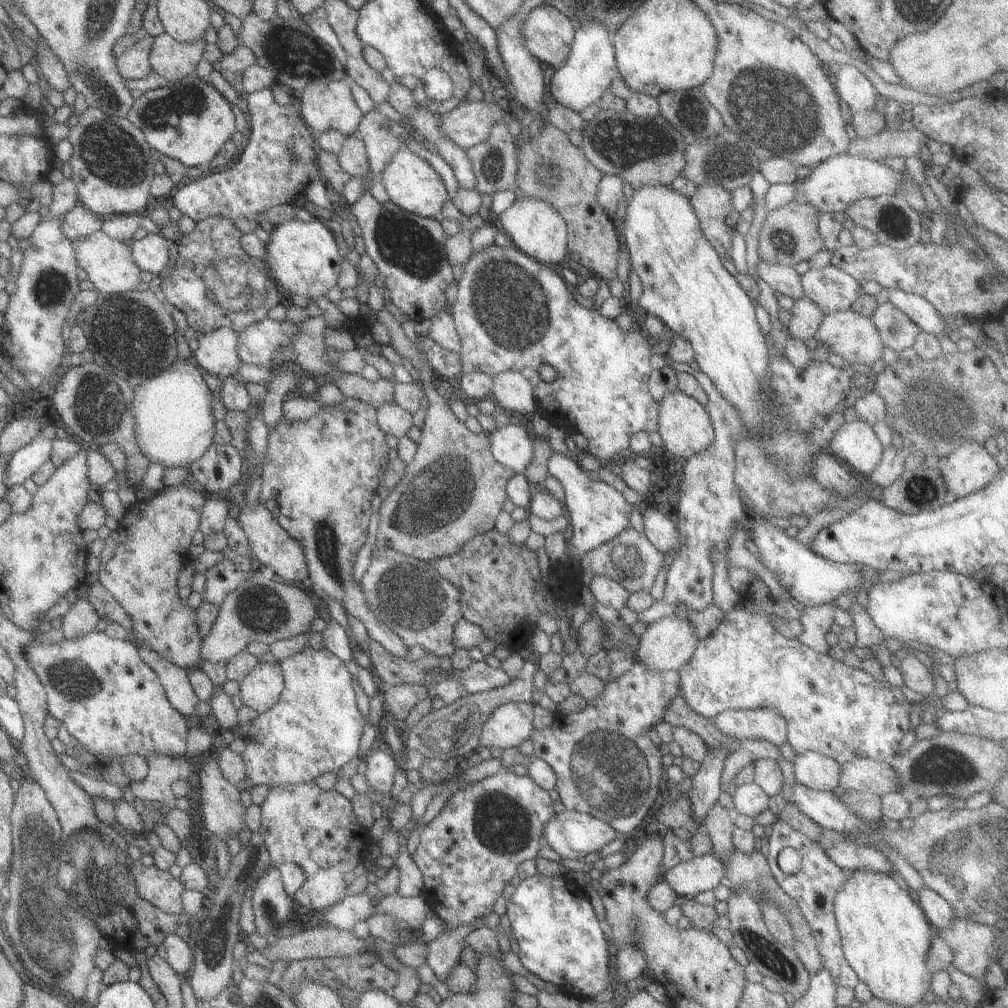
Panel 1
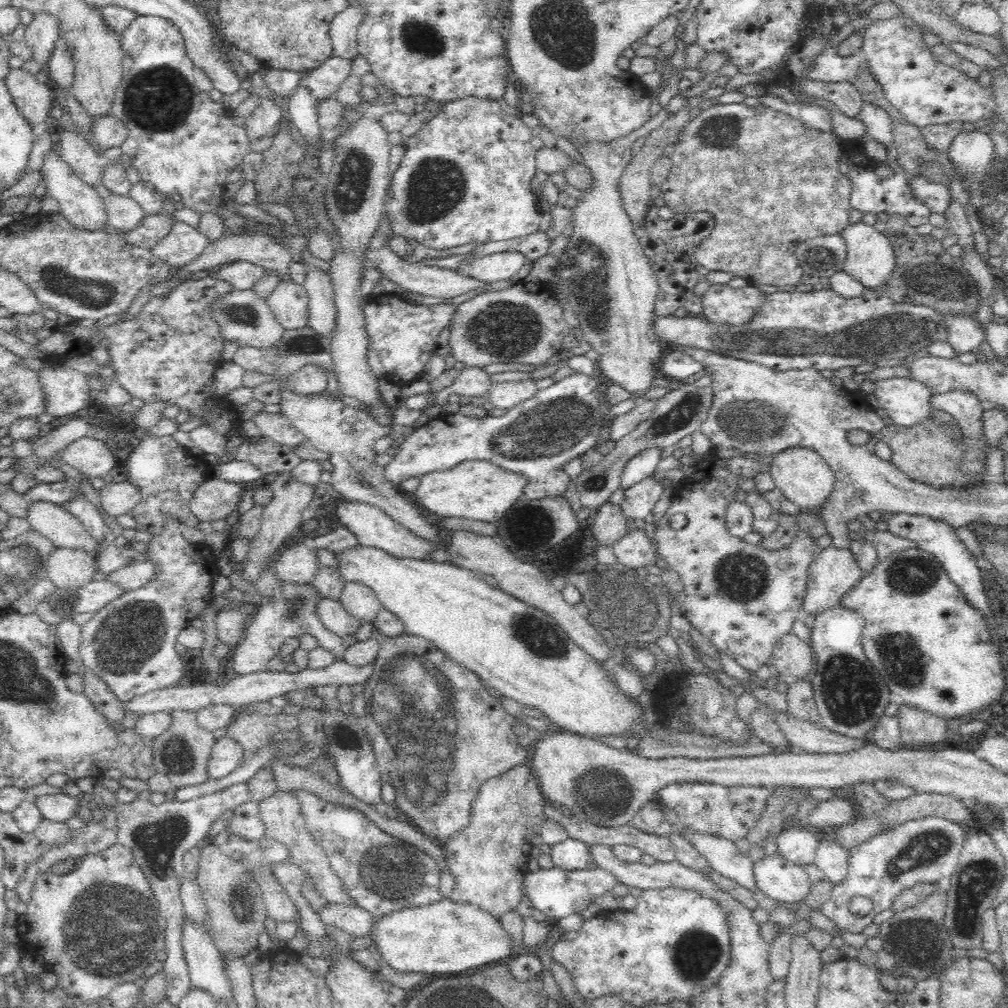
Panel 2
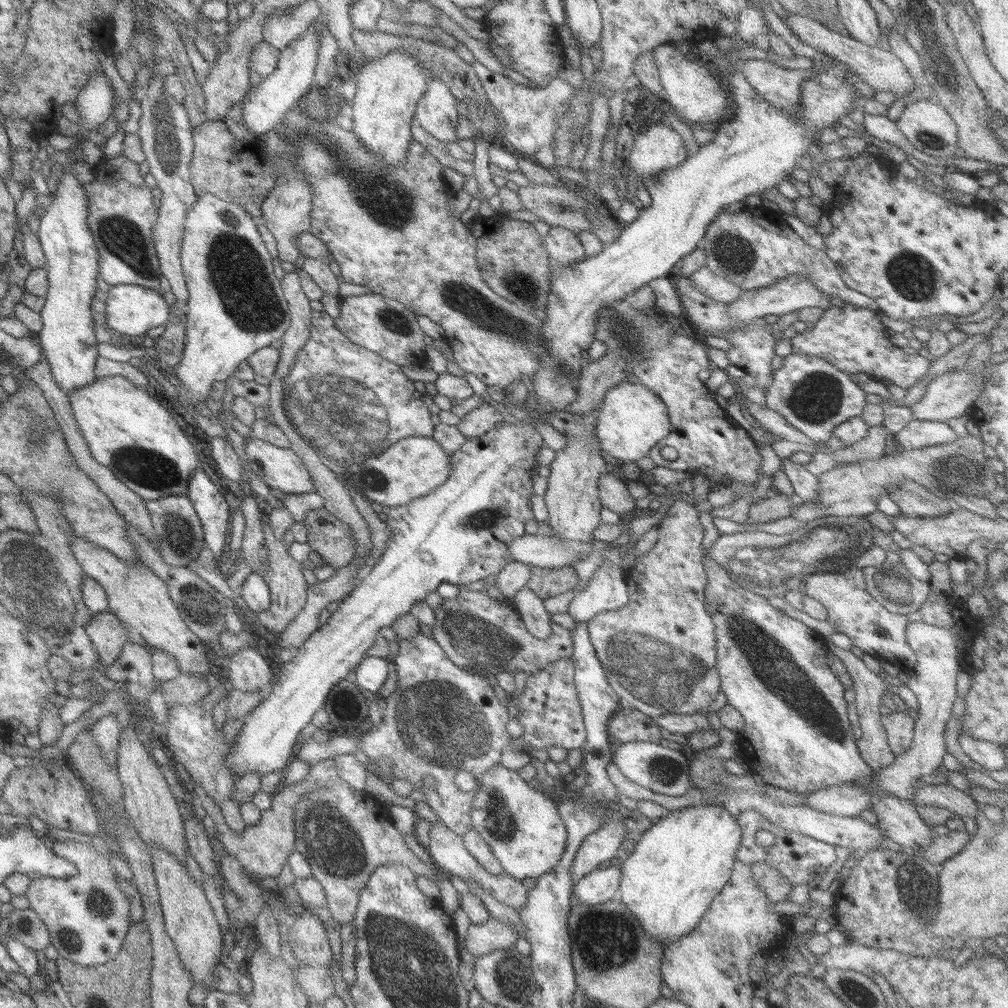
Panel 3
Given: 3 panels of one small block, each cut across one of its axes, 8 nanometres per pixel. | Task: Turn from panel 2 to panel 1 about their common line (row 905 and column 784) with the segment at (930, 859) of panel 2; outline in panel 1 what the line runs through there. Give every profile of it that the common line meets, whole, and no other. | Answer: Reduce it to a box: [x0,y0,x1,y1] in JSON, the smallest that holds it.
[762,821,858,989]

